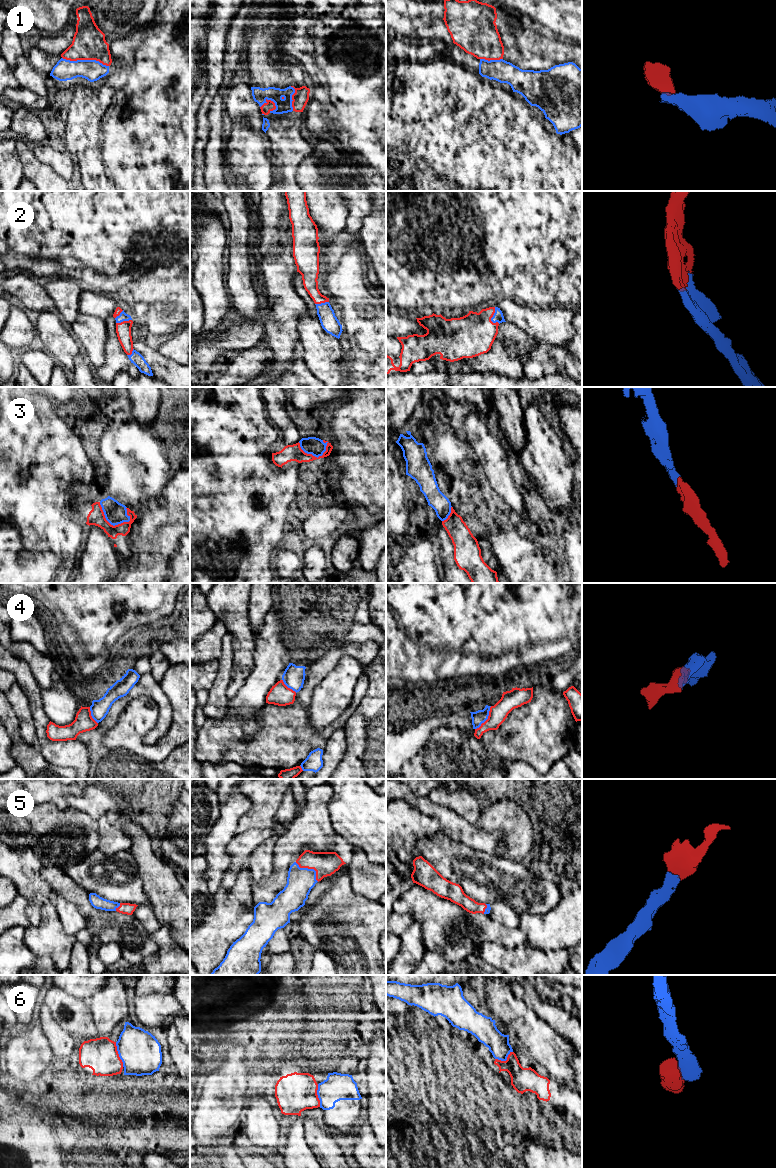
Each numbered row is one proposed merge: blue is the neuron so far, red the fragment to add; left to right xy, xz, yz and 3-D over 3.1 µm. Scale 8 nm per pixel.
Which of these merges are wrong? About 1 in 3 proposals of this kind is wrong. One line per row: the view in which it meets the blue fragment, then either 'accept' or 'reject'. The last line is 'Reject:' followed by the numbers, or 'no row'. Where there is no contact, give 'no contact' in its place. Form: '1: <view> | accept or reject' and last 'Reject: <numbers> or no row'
1: xy | reject
2: yz | accept
3: xy | accept
4: yz | reject
5: xz | accept
6: xy | reject
Reject: 1, 4, 6

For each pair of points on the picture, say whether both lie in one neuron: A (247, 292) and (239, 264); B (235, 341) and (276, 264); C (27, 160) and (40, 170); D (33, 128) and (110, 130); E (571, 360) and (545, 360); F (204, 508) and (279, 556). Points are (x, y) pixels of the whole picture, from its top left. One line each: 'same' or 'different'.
A: same
B: different
C: same
D: different
E: same
F: different

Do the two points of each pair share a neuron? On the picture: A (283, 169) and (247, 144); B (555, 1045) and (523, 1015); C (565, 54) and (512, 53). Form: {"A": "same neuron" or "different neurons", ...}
{"A": "different neurons", "B": "same neuron", "C": "same neuron"}

